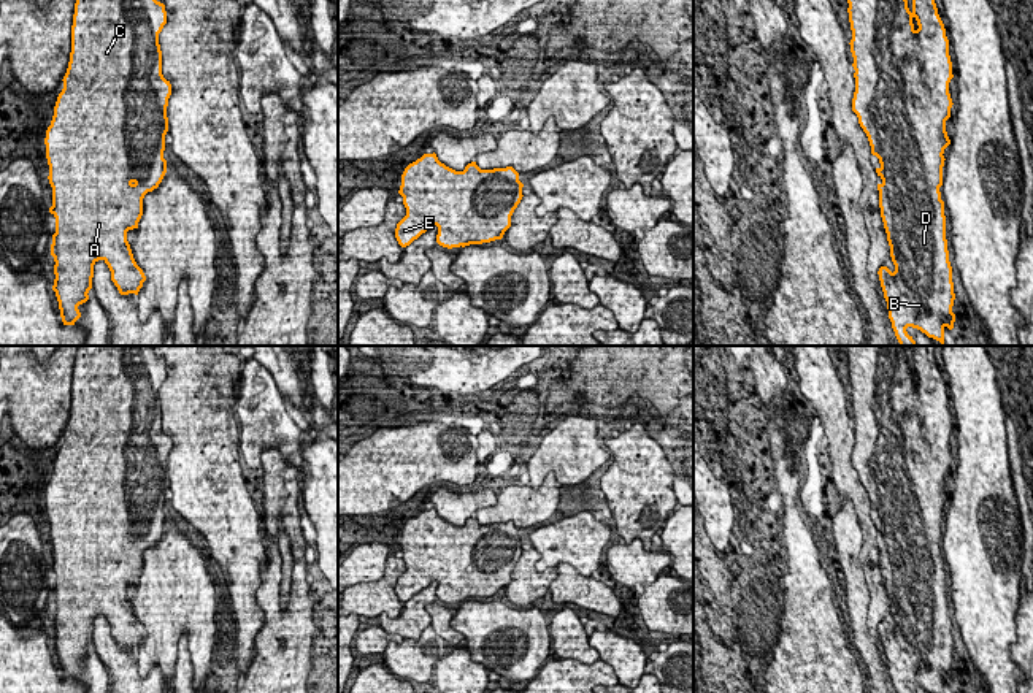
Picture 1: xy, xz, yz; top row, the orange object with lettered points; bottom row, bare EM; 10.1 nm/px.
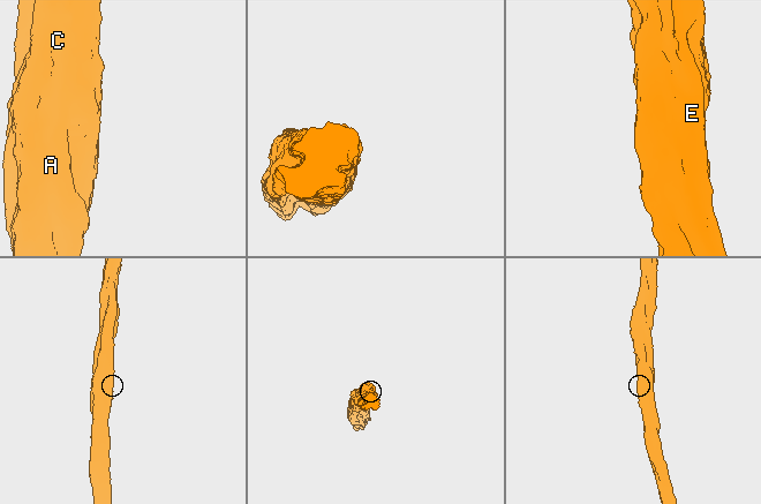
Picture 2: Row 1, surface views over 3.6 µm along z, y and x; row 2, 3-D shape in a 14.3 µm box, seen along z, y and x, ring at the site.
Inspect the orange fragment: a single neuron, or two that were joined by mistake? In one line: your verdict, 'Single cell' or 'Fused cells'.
Single cell

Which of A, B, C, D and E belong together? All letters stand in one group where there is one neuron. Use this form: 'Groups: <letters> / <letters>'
Groups: A B C D E

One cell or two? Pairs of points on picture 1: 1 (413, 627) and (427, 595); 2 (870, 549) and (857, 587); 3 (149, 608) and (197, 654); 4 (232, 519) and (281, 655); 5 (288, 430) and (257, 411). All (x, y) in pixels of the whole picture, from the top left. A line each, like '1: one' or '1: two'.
1: one
2: two
3: one
4: two
5: one

